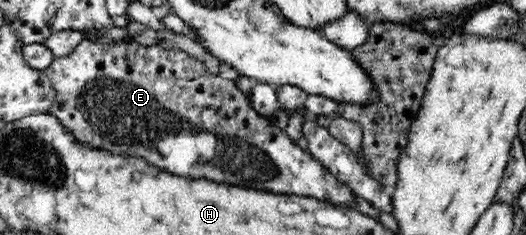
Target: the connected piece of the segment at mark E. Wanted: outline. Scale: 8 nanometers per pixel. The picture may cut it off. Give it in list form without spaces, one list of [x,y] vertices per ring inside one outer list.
[[[85,38],[73,50],[72,54],[53,60],[53,63],[44,72],[45,77],[49,79],[51,87],[53,87],[53,91],[55,91],[55,102],[53,102],[49,113],[56,116],[64,126],[64,129],[69,134],[72,134],[77,139],[77,142],[85,146],[92,146],[97,150],[108,150],[113,154],[129,154],[137,158],[145,158],[149,165],[157,169],[161,168],[161,170],[165,170],[165,172],[170,174],[185,176],[185,178],[207,178],[207,180],[223,182],[223,184],[231,186],[267,191],[275,194],[313,197],[320,201],[333,203],[333,205],[347,205],[347,207],[353,209],[357,208],[353,201],[354,192],[347,185],[339,182],[335,176],[332,176],[309,151],[297,146],[288,137],[285,130],[279,129],[274,116],[264,117],[255,111],[251,107],[248,96],[245,96],[241,90],[237,89],[235,80],[210,74],[201,62],[195,61],[187,52],[181,52],[180,49],[168,50],[158,45],[142,46],[131,39],[109,46],[109,44],[98,44]]]

